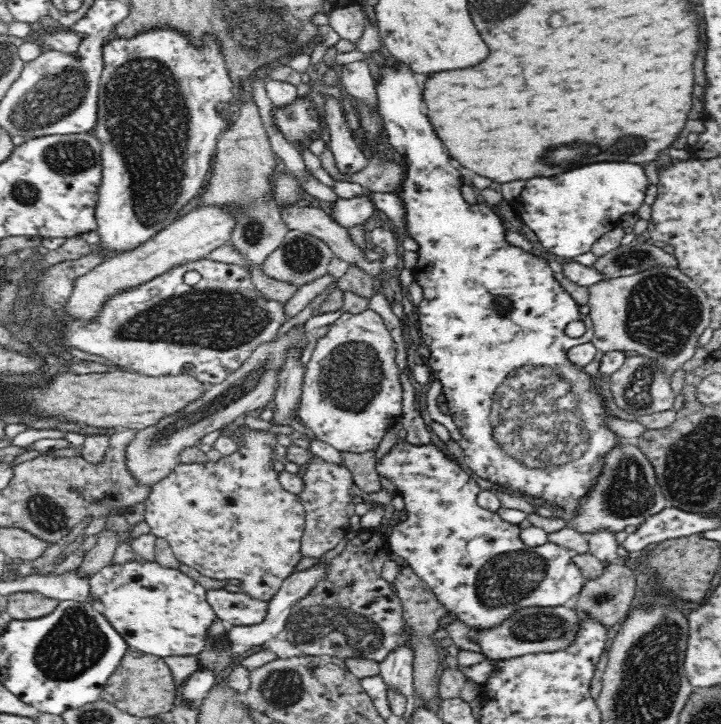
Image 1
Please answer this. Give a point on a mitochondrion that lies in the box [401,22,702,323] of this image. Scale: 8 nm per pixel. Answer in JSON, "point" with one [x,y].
{"point":[633,143]}

